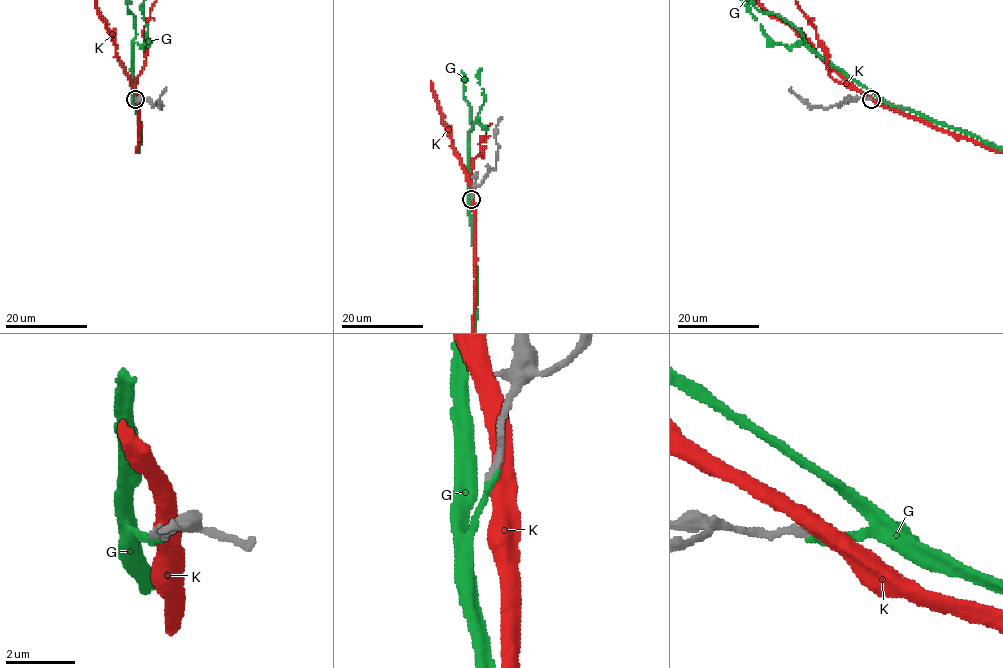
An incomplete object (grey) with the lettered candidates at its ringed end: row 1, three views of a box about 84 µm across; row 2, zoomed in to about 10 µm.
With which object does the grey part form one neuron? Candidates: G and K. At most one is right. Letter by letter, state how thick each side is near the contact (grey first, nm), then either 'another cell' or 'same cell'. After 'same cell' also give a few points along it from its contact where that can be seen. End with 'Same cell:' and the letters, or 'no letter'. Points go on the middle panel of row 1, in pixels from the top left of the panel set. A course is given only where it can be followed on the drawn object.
G: calibres 180 and 160 nm; same cell
K: calibres 190 and 500 nm; another cell
Same cell: G

